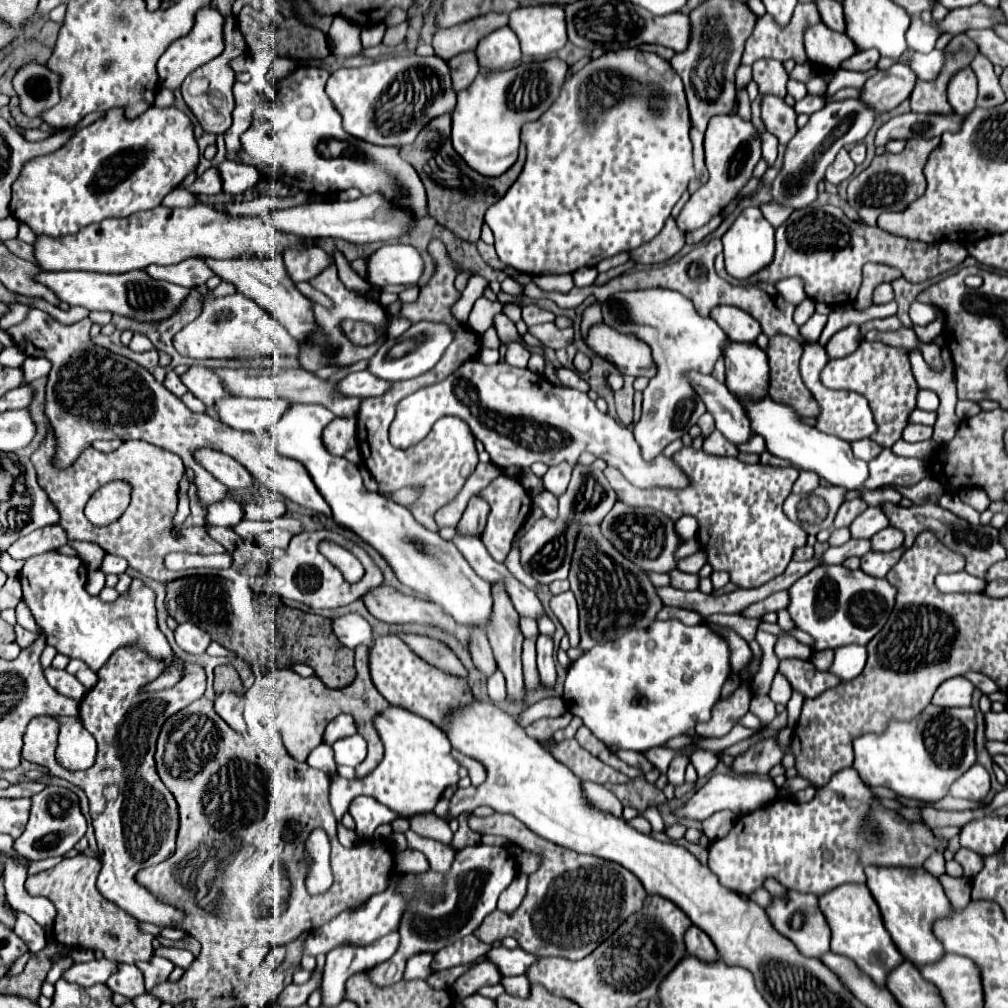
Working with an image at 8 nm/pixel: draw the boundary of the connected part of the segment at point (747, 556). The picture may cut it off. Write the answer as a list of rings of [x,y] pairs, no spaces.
[[[693,445],[683,447],[673,457],[675,465],[681,467],[681,471],[689,477],[689,485],[683,489],[671,489],[671,487],[651,487],[651,489],[639,489],[633,487],[617,467],[605,467],[605,477],[609,479],[613,491],[617,493],[617,499],[631,507],[653,507],[661,513],[665,513],[669,519],[677,521],[681,515],[693,515],[699,521],[697,539],[707,555],[707,563],[715,571],[727,571],[731,575],[731,581],[737,583],[743,589],[749,587],[761,587],[763,583],[771,581],[773,577],[781,575],[797,547],[803,547],[807,543],[807,533],[801,525],[793,523],[783,513],[783,499],[789,497],[791,487],[799,475],[797,467],[767,467],[767,465],[749,465],[741,463],[737,457],[719,457],[709,455],[703,449],[695,449]]]

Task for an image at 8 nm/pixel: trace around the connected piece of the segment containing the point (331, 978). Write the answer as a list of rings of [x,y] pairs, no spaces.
[[[389,933],[377,943],[365,947],[337,947],[327,953],[327,965],[321,981],[323,1007],[337,1007],[345,999],[347,979],[363,969],[373,969],[375,965],[387,961],[399,945],[399,935]]]

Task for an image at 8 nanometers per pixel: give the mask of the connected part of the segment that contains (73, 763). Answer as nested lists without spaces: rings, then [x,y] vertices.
[[[55,717],[59,723],[57,761],[67,769],[89,769],[95,761],[95,739],[77,717]]]

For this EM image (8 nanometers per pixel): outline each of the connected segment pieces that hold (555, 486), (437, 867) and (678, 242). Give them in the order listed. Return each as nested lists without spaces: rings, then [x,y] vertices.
[[[561,463],[561,465],[555,465],[555,467],[549,467],[549,471],[545,473],[543,477],[543,487],[553,493],[553,495],[563,495],[567,485],[569,485],[569,479],[571,479],[571,467],[567,463]]]
[[[407,831],[405,833],[407,839],[407,845],[411,849],[417,849],[421,853],[425,853],[429,857],[429,863],[431,863],[431,869],[441,873],[441,875],[447,875],[449,873],[449,865],[453,865],[453,859],[455,859],[455,851],[439,841],[433,841],[433,839],[427,839],[413,833],[413,831]]]
[[[669,217],[665,227],[661,229],[661,233],[655,239],[633,249],[629,255],[637,263],[661,263],[661,261],[667,261],[673,255],[677,255],[683,245],[685,245],[685,233],[681,233],[675,219]]]

